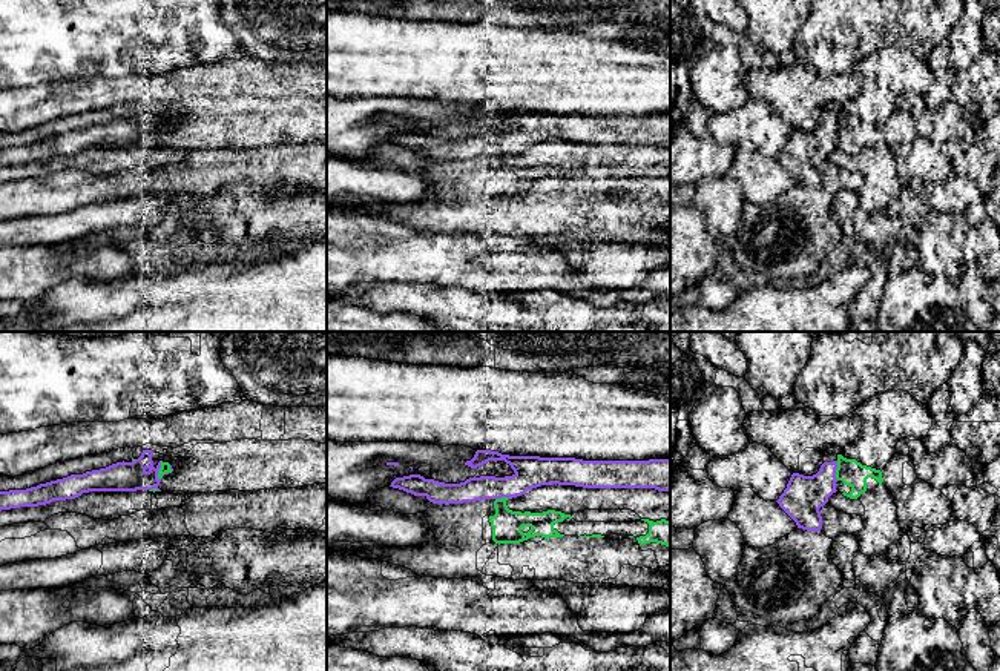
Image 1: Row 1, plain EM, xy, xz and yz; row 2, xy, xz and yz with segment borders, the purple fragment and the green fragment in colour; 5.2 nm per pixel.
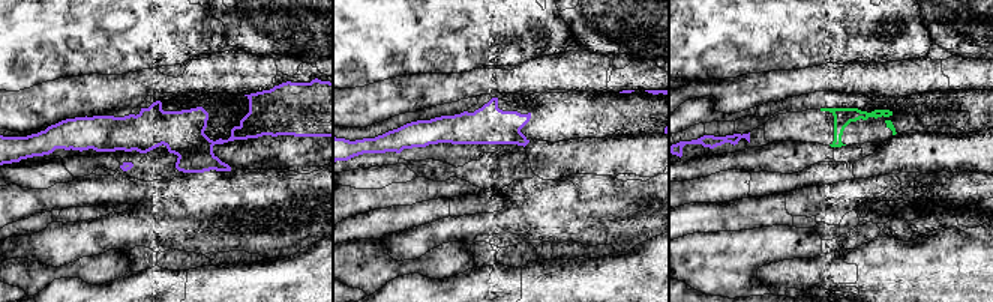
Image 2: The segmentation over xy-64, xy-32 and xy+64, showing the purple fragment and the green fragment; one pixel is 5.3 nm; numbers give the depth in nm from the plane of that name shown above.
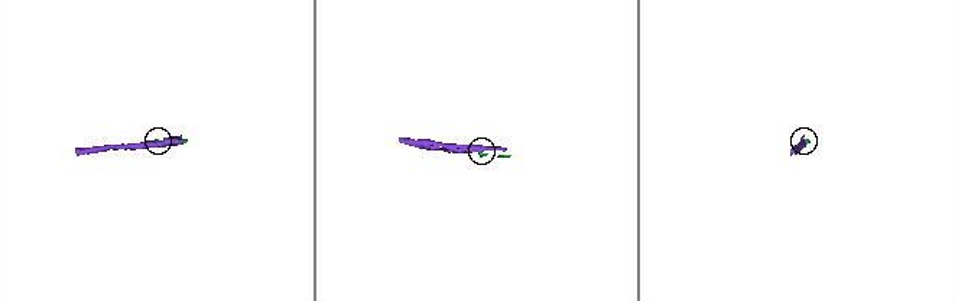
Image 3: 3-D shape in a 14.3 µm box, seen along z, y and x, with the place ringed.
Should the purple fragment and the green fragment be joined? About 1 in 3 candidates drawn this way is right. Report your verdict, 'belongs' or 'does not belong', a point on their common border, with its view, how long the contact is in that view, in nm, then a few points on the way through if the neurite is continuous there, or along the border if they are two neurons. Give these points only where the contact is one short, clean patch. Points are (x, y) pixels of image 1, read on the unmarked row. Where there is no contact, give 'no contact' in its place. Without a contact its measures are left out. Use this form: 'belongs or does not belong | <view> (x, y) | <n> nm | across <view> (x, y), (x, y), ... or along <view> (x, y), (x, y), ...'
does not belong | xy (158, 125) | 110 nm

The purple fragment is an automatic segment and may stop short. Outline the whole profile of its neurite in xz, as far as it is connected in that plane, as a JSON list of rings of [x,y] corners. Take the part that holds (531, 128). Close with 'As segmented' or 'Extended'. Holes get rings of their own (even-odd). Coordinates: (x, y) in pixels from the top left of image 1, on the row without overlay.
[[[477,106],[465,121],[477,124],[489,117],[505,117],[514,126],[512,132],[495,134],[480,132],[469,134],[460,140],[445,140],[434,135],[425,135],[420,131],[396,134],[390,143],[403,146],[414,152],[425,152],[433,160],[463,160],[483,155],[517,154],[528,146],[541,141],[575,141],[583,144],[655,144],[670,147],[670,115],[649,117],[583,117],[575,114],[540,114],[540,112],[509,112],[491,106]]]. As segmented

